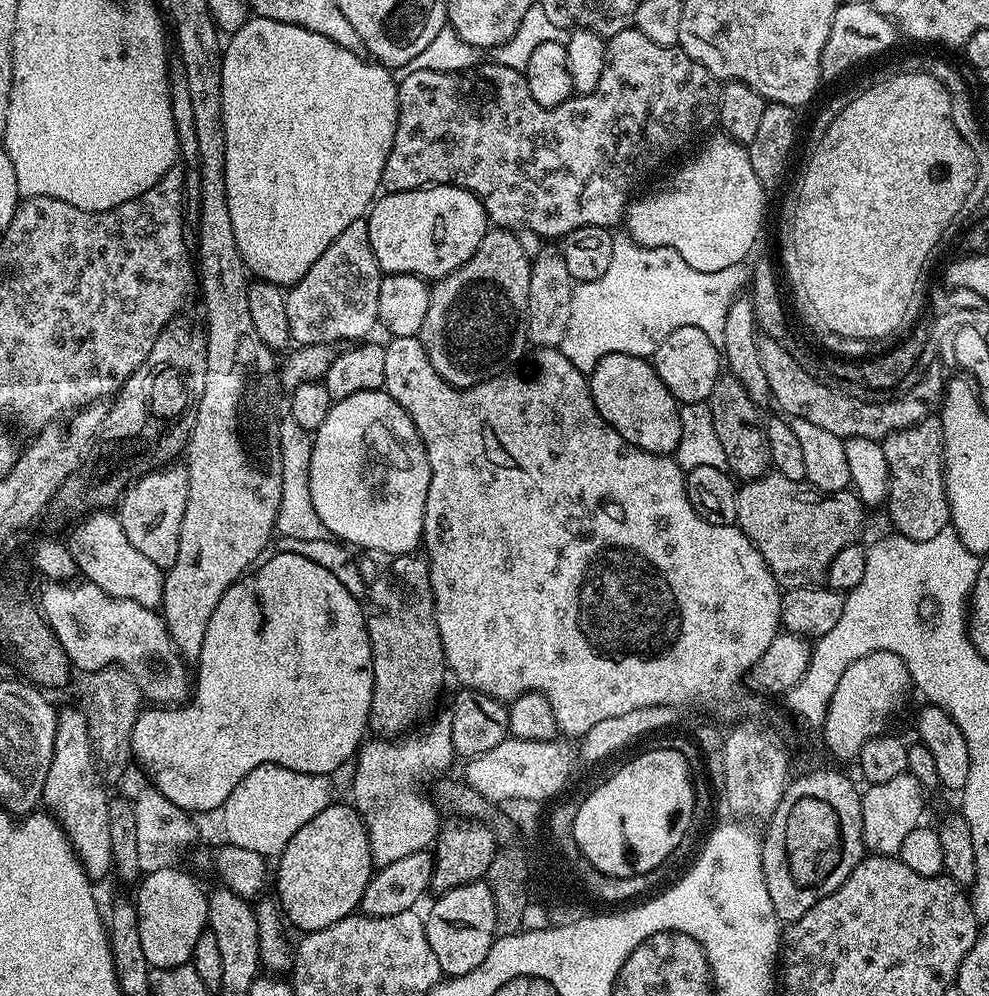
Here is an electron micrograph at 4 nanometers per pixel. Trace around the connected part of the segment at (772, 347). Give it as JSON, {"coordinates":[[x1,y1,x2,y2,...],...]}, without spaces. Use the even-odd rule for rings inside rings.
{"coordinates":[[769,338,761,339,760,353,766,369,766,382,770,382,772,400,780,403,785,417,806,418,806,422,814,422,822,426,822,430,830,430,830,434,838,434,841,440,850,438,868,438,883,441,892,432,901,432,904,428,922,422,933,415,944,403,946,391,946,375,940,368,932,368,917,379,907,392,890,400,860,400,857,396,847,396,835,388,817,380,803,363,796,364,796,356,784,349,778,341]]}

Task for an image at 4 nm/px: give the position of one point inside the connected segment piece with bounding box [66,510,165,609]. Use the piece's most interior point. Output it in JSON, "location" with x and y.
{"location":[104,557]}

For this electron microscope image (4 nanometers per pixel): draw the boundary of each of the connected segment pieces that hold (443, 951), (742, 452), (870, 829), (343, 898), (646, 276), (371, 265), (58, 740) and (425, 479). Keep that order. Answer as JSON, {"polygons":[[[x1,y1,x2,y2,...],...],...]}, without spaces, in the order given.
{"polygons":[[[487,879,475,880,439,893,435,899,432,909,424,916,426,942,430,942,430,950,434,950,434,958,438,958,438,966,445,977,465,976,482,966,493,940,497,939,492,887]],[[731,374,721,375,710,397,710,409,714,429,726,454,727,471,740,482,757,480,759,476,765,475,772,468,766,420,760,417,761,405,754,403,750,394,746,394,746,386,742,386,742,382,735,380]],[[909,771,898,774,898,778,890,778,890,782,868,784,860,798,862,838,865,849,877,856,896,856,910,830,921,827,923,820,920,819,924,816,924,796,926,796,926,789]],[[351,803,329,804,326,810,322,810,322,814,314,814,314,818,310,818,310,822,306,822,306,826,302,826,302,830,294,834,294,838,290,838,286,850,278,857,278,863,280,865,277,868,275,865,274,868,274,888,276,884,277,892,275,895,287,923,300,928,301,933,317,932,326,930,326,926,334,926,334,922,353,915,359,909,360,899,374,871,364,819]],[[627,234,617,235,612,241,612,257,610,267,602,278,594,278,585,284,577,283,570,298,570,319,566,326,566,334,562,334,562,342,558,345,560,352,578,366,578,370,591,374,594,366,606,354,630,354,631,356,655,357,658,346,670,338,674,330,682,326,696,326,714,342,714,346,723,349,726,338,726,312,745,291,750,280,750,268,747,263,726,266,726,270,703,272,694,270,672,248,643,248,632,241]],[[367,219,350,222,330,246,306,270,306,274,286,292,286,314,290,317,290,334,297,345,331,344,336,340,360,342,372,327,377,327,378,286,381,278,378,258,370,246]],[[61,707,56,717,54,754,50,762,50,774,46,774,43,803,47,811,63,826,84,873,90,878,104,876,113,871,108,813,110,793,104,787,106,784,98,771,96,754,92,751,92,739,83,711,79,707]],[[383,390,350,394,350,398,335,401,330,414,326,414,326,422,312,436,309,488,314,513,336,540,353,549,369,548,372,554,385,552,388,558,415,553,424,535,426,490,430,490,431,473,424,443,410,414]]]}

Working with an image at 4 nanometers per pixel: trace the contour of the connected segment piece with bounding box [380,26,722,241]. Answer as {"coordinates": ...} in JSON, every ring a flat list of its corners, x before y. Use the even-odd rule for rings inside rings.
{"coordinates":[[634,26,622,30,622,34,607,37,604,45,606,62,602,70,602,78,598,78,598,86,594,90,573,94,566,102,553,108,543,108,534,102,534,94,530,94,530,86,526,82,523,71,511,68,502,62,496,64,477,63,474,70,463,72,439,72,438,70,418,70,399,81,396,97,398,98,398,122,394,130,394,142,390,146,390,154,386,158,386,166,380,179,381,189,389,192,409,192,415,188,426,188,434,184,453,184,459,188,470,190,478,199,483,200,489,221,495,227,509,230,525,228,536,236,545,236,548,240,559,241,574,230,594,226,595,228,611,229,625,219,626,209,633,199,636,187,643,182,644,176,651,174,655,168,660,168,675,152,680,152,695,136,703,134,707,128,716,128,720,114,721,81,715,80,694,58,681,52,679,47,658,46,658,42,650,42,646,34,642,34]]}

